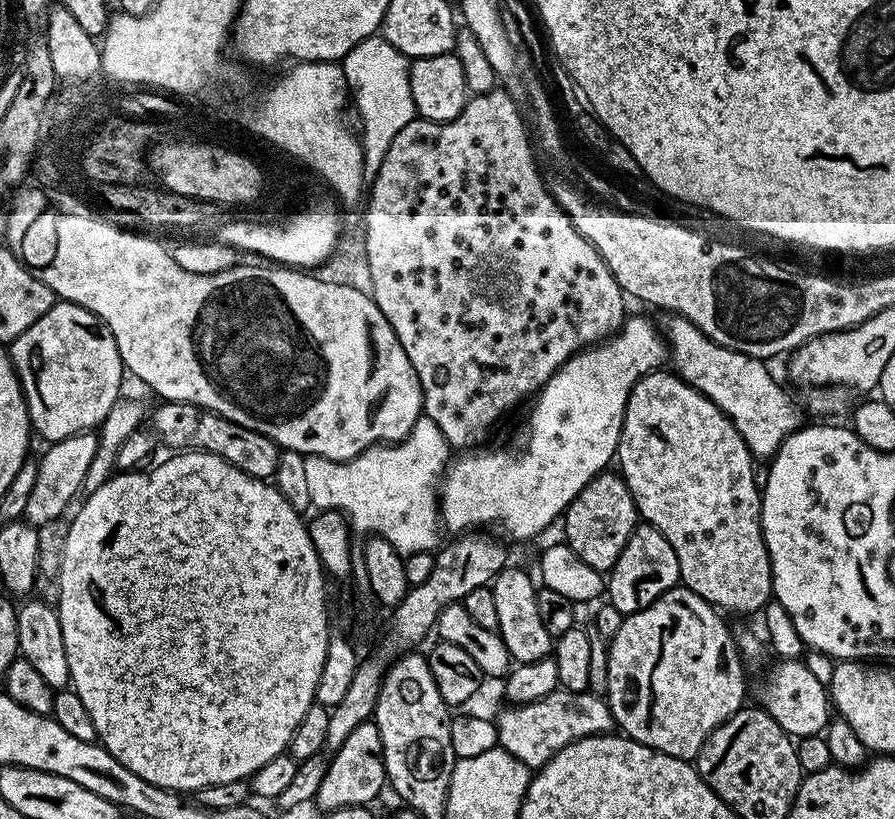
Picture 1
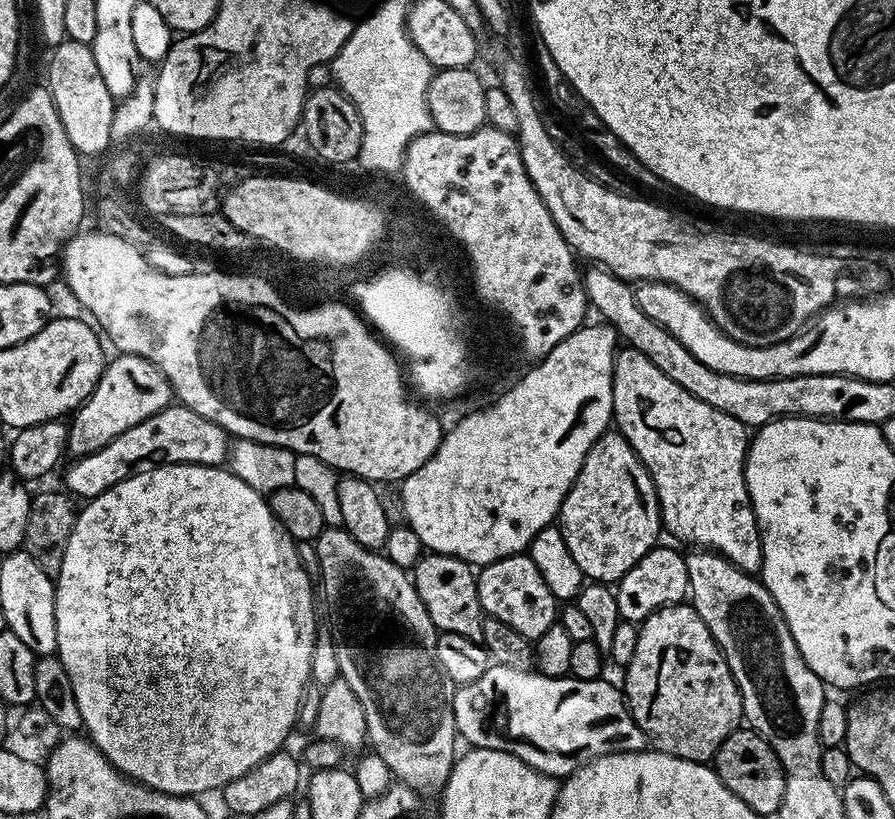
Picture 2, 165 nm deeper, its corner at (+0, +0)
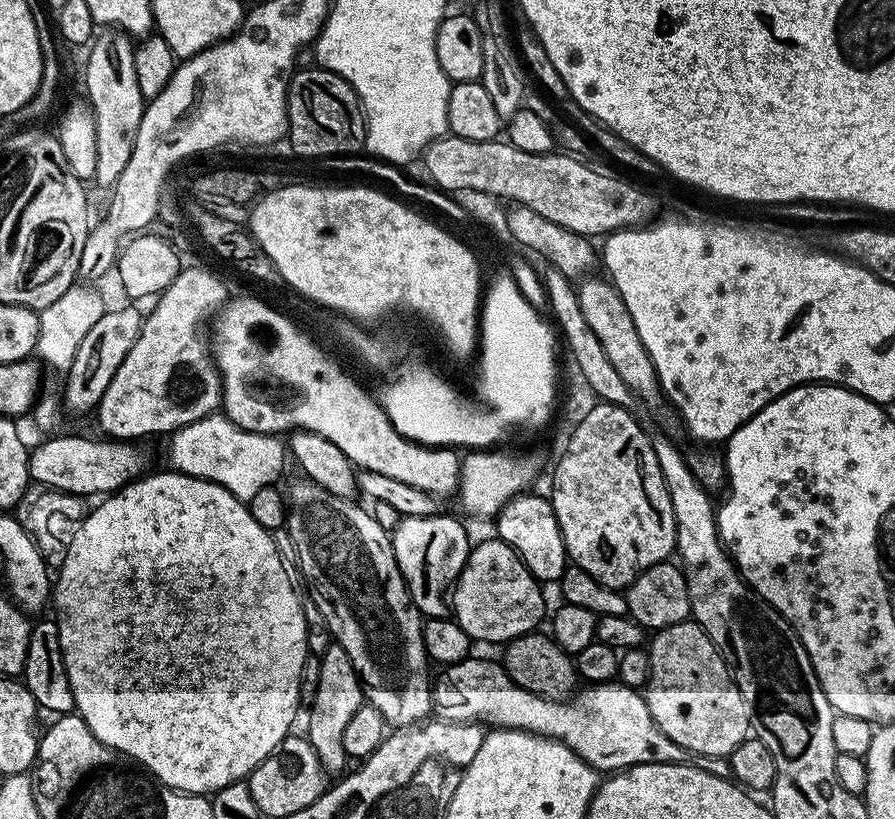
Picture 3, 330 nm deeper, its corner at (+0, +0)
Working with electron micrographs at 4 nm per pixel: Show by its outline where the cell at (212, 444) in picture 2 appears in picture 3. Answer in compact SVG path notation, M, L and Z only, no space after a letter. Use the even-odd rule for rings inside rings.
M56 436L53 440L44 440L37 448L31 449L28 458L28 474L37 485L45 488L57 488L72 496L89 498L101 494L120 491L125 484L143 477L148 464L148 456L136 442L115 438L91 440L88 436Z

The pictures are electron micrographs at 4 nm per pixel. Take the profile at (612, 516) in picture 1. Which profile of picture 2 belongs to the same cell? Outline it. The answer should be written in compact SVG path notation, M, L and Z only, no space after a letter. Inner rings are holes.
M605 431L599 440L592 443L582 470L578 470L578 478L574 478L566 498L560 503L558 517L562 538L566 538L566 546L570 549L570 554L574 554L574 562L578 562L585 577L589 581L609 586L619 582L650 549L657 547L659 540L656 539L660 532L662 536L660 503L654 482L638 454L634 454L630 442L626 442L619 431L611 431Z

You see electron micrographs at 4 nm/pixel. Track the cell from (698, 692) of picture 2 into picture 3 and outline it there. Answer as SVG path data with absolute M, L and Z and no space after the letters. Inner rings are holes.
M685 622L669 628L661 628L655 633L650 647L652 674L646 685L646 699L654 722L666 734L674 738L678 746L685 748L693 757L711 756L727 758L734 749L750 736L750 717L748 704L742 698L740 688L732 679L732 673L720 654L719 648L703 632L699 624Z

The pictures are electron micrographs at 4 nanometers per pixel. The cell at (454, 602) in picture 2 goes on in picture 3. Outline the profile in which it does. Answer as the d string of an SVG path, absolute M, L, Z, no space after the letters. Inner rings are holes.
M405 516L398 522L398 526L390 534L394 558L398 562L398 570L404 579L404 585L412 599L412 604L424 618L444 618L450 612L450 589L460 579L462 570L468 561L468 554L472 551L473 541L468 541L468 532L464 529L463 519L455 520L452 516Z

